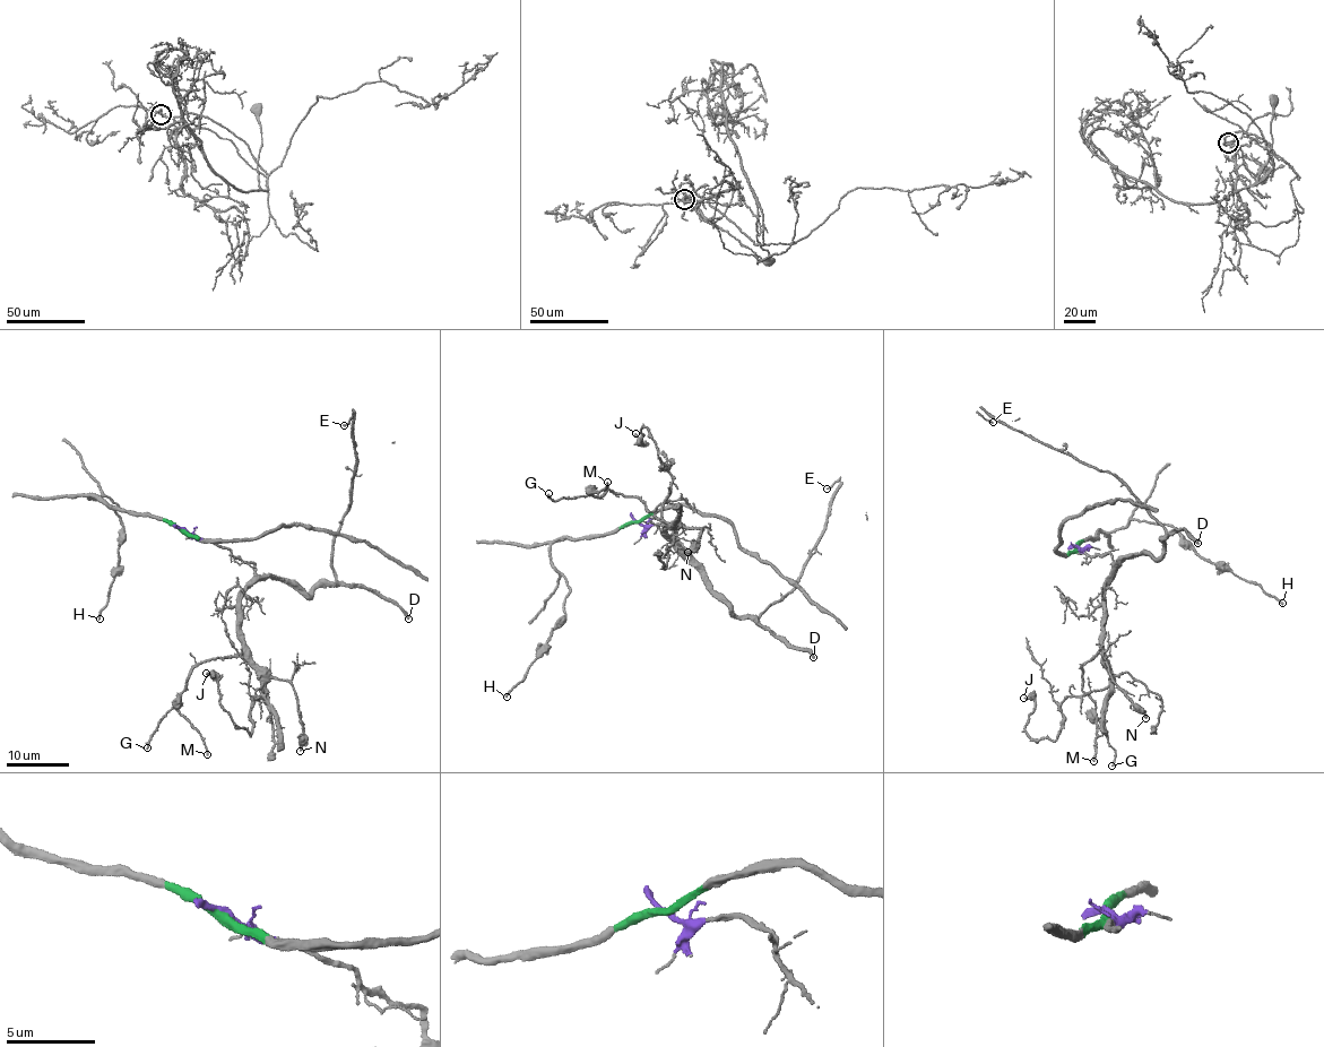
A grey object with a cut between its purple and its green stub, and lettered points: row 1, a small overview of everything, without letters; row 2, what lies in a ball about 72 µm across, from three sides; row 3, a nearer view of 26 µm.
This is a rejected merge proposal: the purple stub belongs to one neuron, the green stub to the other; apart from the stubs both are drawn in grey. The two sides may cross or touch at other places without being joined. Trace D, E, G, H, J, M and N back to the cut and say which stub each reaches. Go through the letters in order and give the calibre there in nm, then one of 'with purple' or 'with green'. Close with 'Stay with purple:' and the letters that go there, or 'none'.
D: calibre 300 nm; with purple
E: calibre 190 nm; with purple
G: calibre 200 nm; with purple
H: calibre 240 nm; with green
J: calibre 190 nm; with purple
M: calibre 220 nm; with purple
N: calibre 280 nm; with purple
Stay with purple: D, E, G, J, M, N

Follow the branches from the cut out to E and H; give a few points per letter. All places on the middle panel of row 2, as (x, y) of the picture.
E: (635, 521), (668, 525), (703, 580), (736, 615), (759, 624), (767, 607), (793, 590), (841, 478), (827, 489)
H: (635, 521), (604, 534), (551, 544), (550, 563), (569, 589), (562, 623), (552, 630), (546, 651), (507, 698)

